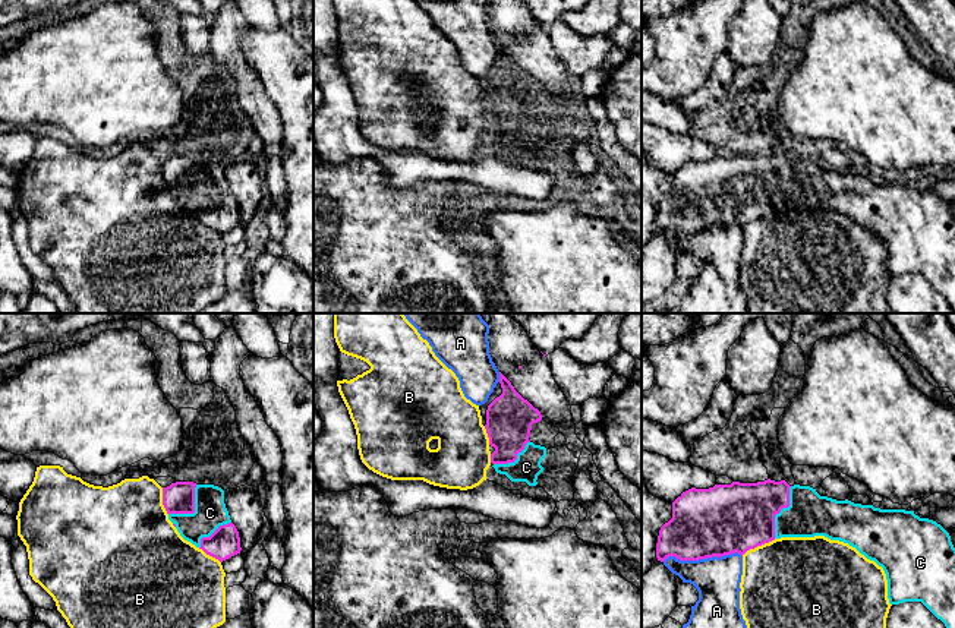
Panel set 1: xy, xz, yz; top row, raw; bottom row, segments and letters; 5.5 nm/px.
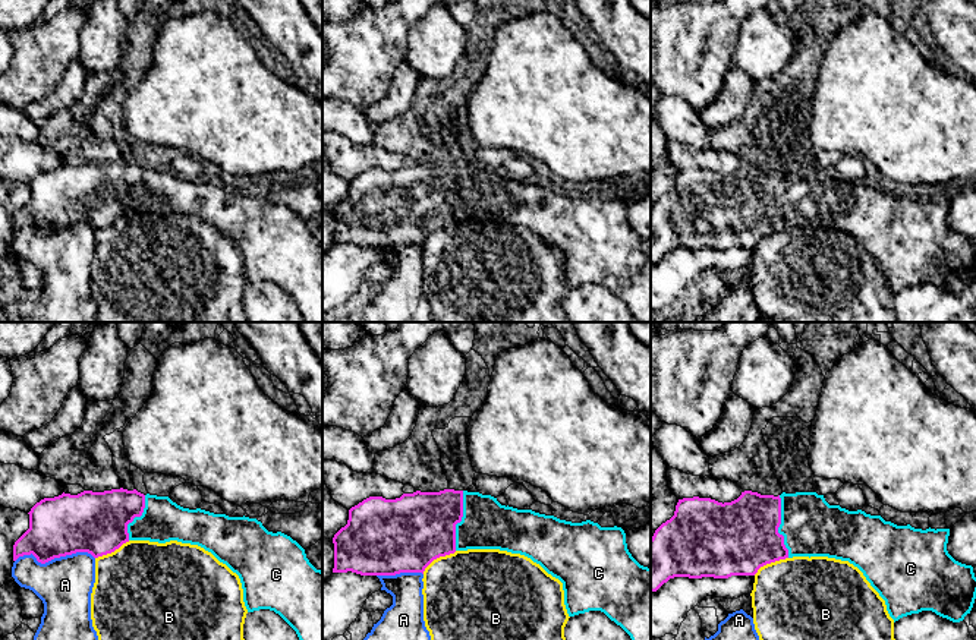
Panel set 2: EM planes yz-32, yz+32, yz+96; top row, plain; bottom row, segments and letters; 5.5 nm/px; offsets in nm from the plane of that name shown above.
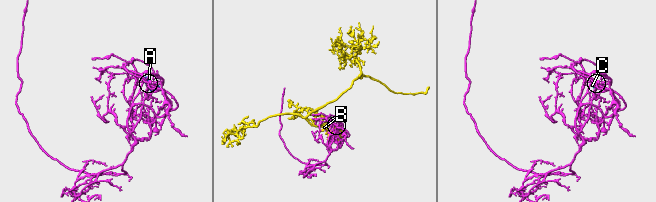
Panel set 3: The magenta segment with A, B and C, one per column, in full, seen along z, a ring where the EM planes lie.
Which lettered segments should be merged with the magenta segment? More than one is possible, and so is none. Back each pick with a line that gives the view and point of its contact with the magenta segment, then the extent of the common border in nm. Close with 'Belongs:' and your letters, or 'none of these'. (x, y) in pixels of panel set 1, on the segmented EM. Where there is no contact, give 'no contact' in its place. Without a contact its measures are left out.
C: meets magenta in yz at (779, 511); contact 300 nm long
Belongs: C

